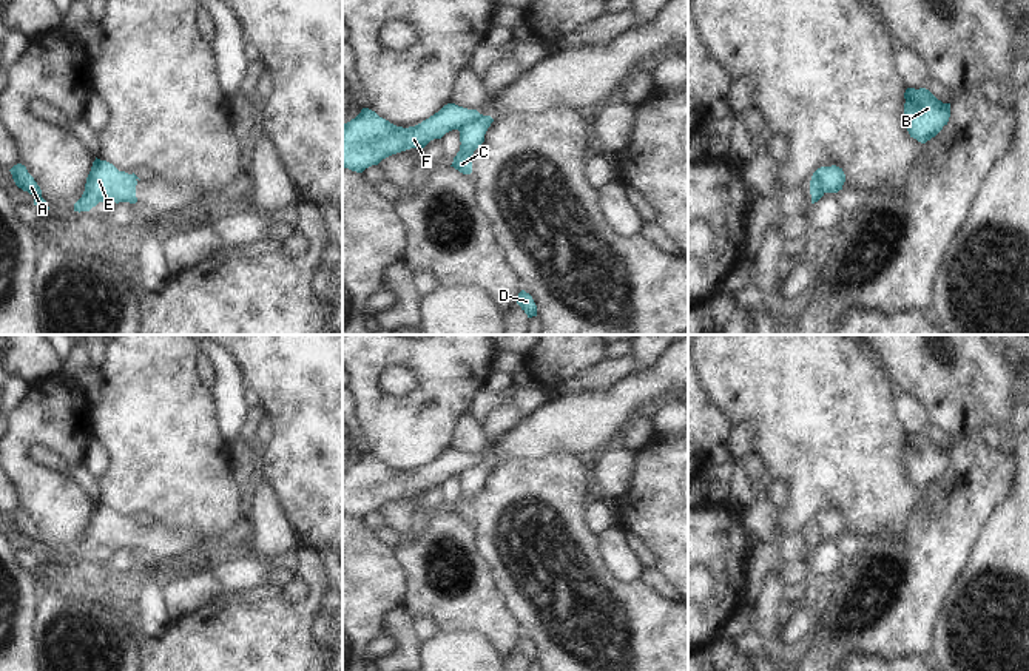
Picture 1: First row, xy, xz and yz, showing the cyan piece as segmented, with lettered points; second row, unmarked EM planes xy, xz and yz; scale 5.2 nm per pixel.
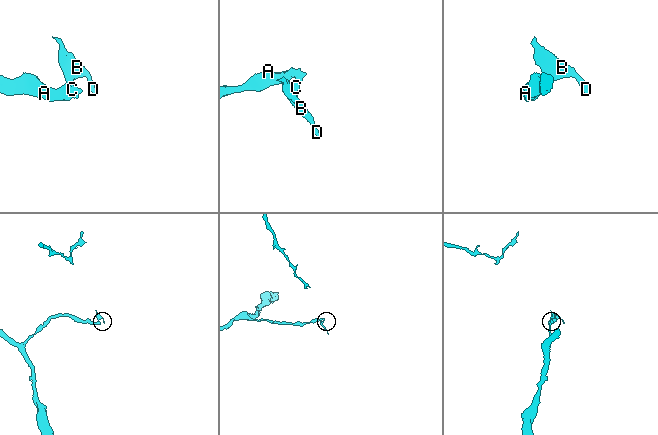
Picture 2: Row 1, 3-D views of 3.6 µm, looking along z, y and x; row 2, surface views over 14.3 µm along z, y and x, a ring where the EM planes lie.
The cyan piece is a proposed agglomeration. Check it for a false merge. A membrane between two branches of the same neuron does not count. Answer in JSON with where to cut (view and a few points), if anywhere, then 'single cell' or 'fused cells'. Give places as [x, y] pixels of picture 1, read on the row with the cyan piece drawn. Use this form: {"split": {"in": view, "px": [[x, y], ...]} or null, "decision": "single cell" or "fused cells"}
{"split": {"in": "xz", "px": [[480, 114], [458, 130]]}, "decision": "fused cells"}

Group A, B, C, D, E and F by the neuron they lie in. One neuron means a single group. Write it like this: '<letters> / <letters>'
A E F / B C D

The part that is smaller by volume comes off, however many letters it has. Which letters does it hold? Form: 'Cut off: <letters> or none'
Cut off: B, C, D

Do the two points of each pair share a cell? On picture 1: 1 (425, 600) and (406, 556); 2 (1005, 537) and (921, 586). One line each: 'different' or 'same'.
1: same
2: different

